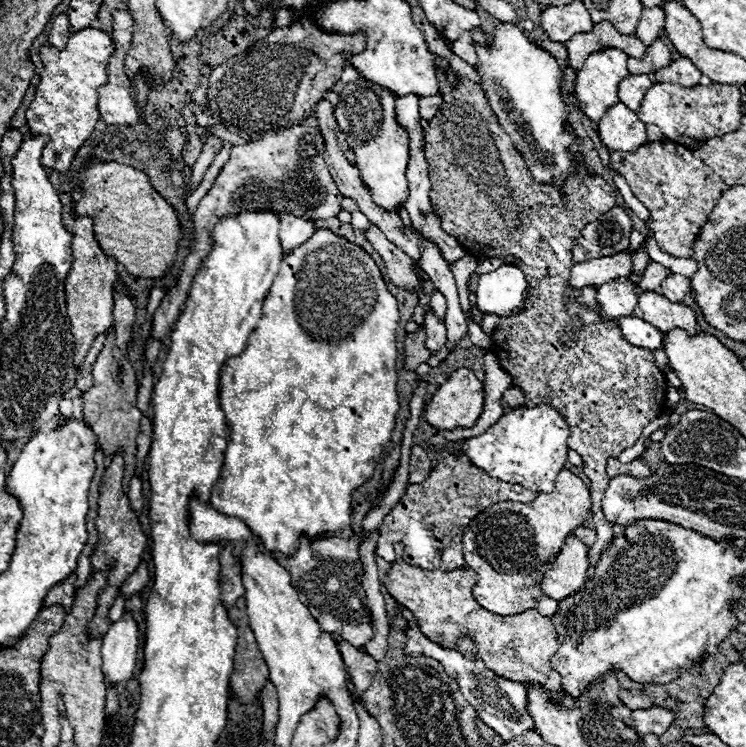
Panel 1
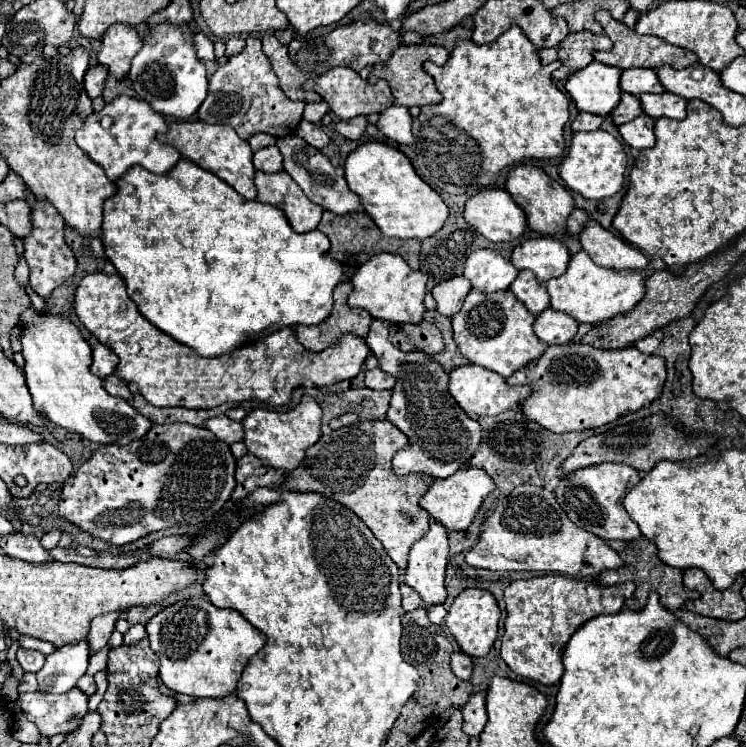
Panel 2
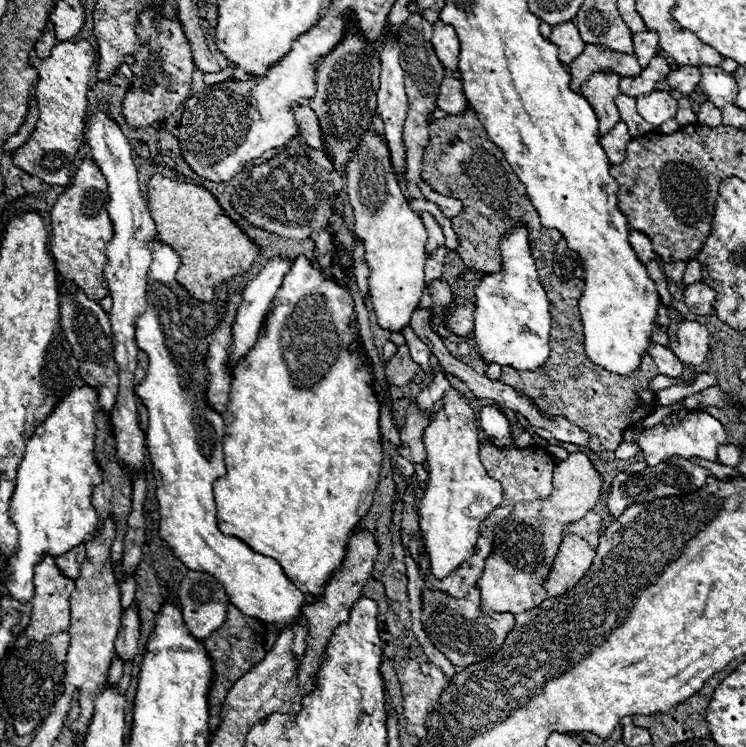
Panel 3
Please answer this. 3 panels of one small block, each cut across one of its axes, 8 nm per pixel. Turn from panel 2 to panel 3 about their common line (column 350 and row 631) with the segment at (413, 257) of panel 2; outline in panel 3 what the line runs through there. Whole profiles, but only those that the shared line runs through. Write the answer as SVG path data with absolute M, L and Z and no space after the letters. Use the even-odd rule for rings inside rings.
M230 604L226 622L208 636L210 638L210 656L216 656L216 672L214 672L214 680L212 680L212 688L210 688L210 704L208 704L210 730L216 730L220 724L220 708L232 688L232 684L226 684L226 682L236 682L264 658L264 654L266 654L266 650L264 650L266 636L264 634L266 634L266 628L260 620L254 620L252 616L242 614L234 604Z

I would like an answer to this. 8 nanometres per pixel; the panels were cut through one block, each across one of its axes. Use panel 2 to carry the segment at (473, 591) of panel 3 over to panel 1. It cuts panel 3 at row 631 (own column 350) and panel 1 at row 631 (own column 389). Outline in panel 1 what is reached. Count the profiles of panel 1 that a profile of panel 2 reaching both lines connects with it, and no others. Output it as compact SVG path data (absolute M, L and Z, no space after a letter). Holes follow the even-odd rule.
M402 550L398 552L398 560L392 564L388 576L384 578L384 586L400 606L414 612L418 628L428 636L428 640L444 644L446 648L456 648L466 656L484 660L484 664L488 664L496 676L504 676L506 680L516 680L520 684L540 682L552 692L562 690L560 676L550 666L550 656L558 650L558 642L554 624L548 618L536 610L514 616L492 614L484 610L472 596L472 586L478 580L474 570L422 570L402 562L400 556Z

